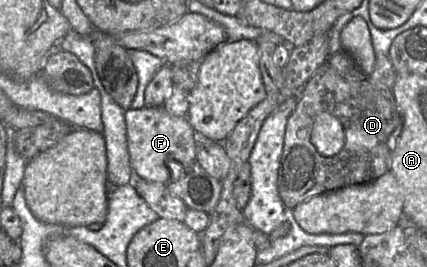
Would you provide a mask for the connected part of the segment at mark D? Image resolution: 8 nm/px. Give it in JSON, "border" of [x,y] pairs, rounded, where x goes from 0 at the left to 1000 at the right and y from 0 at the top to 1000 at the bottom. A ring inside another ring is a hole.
{"border":[[[766,228],[719,300],[698,352],[698,386],[674,434],[663,569],[651,640],[649,697],[658,749],[684,783],[700,760],[747,727],[782,715],[810,697],[869,682],[906,640],[916,610],[916,536],[939,487],[939,419],[925,375],[904,360],[820,367],[827,307],[806,296]],[[766,419],[785,434],[806,491],[806,539],[799,562],[778,584],[756,584],[728,528],[740,434]]]}

